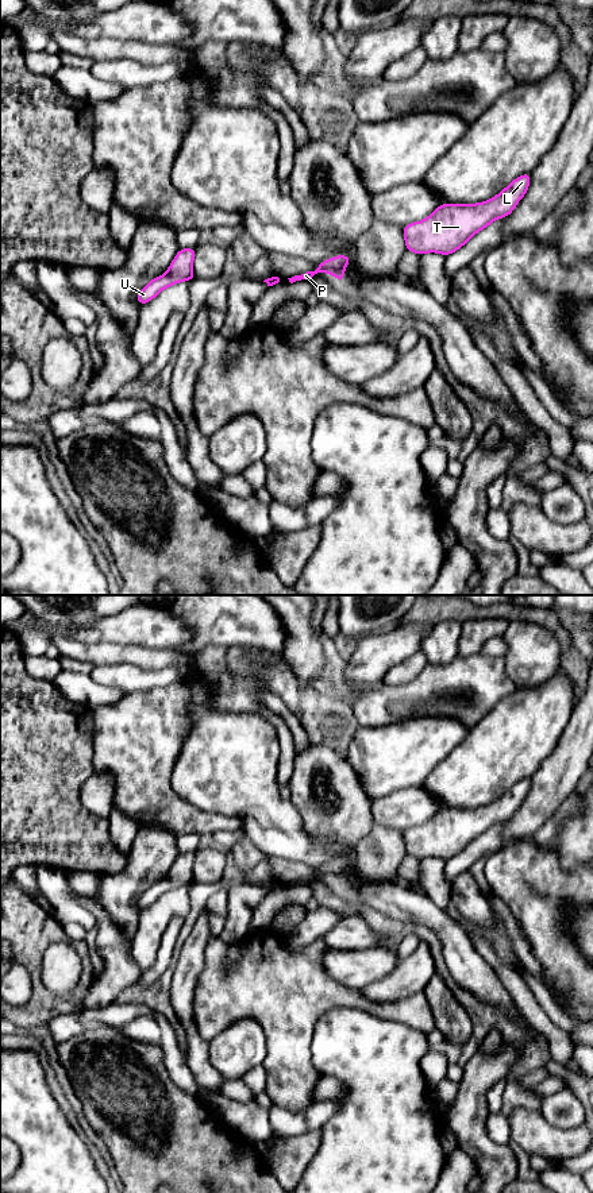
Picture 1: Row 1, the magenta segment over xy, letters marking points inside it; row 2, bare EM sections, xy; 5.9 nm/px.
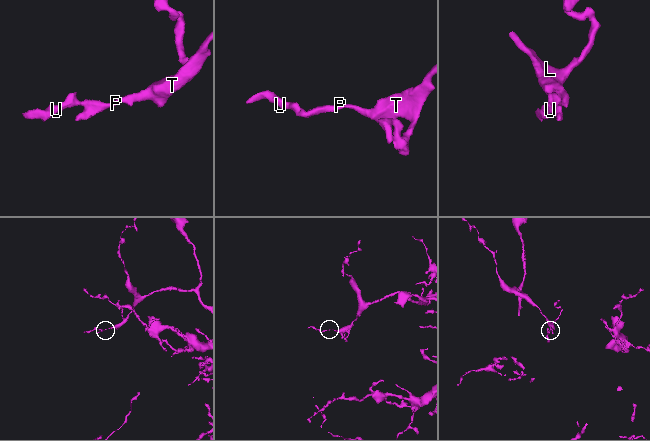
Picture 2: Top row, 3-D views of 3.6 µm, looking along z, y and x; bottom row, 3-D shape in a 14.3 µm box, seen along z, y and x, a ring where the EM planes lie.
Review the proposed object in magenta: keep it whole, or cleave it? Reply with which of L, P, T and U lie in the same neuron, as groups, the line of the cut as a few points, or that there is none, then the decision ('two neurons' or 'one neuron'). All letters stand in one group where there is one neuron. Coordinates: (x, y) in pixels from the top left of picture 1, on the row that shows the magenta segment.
groups L P T U; cut none; one neuron

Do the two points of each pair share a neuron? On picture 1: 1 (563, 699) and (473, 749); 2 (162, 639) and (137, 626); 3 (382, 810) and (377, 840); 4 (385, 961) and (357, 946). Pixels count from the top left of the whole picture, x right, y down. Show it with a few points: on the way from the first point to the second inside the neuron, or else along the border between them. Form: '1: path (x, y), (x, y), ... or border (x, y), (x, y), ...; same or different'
1: path (540, 714), (505, 746), (496, 749); same
2: path (156, 633), (143, 626); same
3: border (373, 819), (385, 827), (401, 833); different
4: path (378, 961), (372, 961), (364, 953); same

